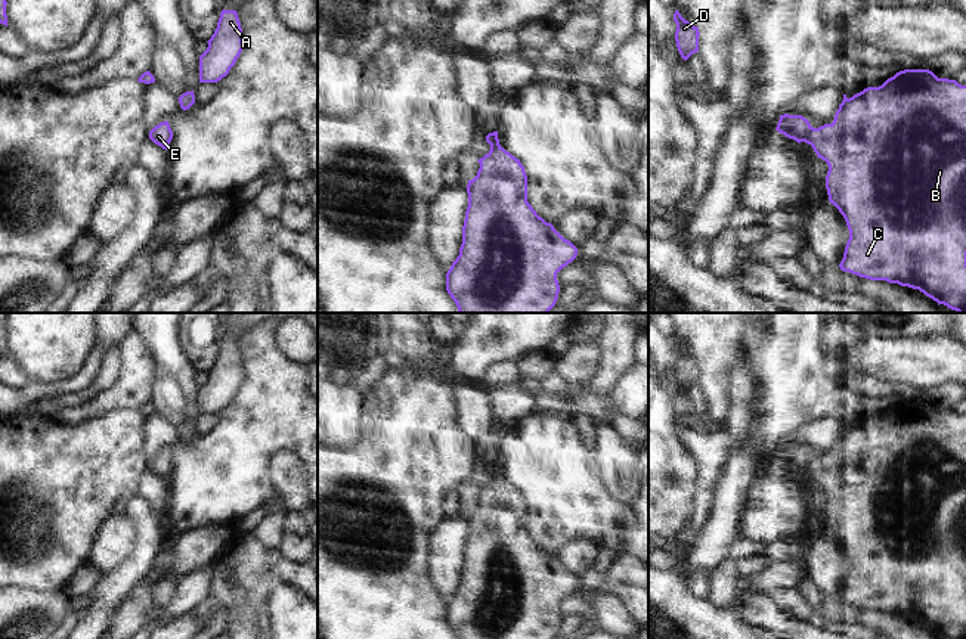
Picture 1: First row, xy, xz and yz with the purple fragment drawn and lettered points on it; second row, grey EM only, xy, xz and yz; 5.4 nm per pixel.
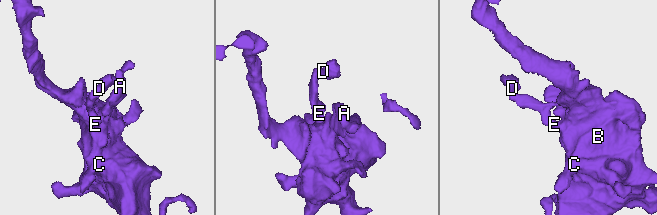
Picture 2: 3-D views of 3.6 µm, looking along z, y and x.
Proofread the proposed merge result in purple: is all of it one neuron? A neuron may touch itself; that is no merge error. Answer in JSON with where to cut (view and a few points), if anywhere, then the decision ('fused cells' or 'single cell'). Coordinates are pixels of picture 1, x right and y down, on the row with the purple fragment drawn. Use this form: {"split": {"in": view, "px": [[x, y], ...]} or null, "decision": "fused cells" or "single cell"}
{"split": null, "decision": "single cell"}

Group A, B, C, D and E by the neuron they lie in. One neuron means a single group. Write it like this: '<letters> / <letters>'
A B C D E

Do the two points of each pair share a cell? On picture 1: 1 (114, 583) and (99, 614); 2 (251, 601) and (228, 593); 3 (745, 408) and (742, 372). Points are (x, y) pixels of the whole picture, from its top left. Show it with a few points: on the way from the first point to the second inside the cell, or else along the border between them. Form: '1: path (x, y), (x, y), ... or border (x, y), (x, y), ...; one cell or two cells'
1: path (111, 591), (105, 596), (102, 607); one cell
2: border (254, 585), (237, 607), (237, 614), (228, 623); two cells
3: path (742, 399), (742, 381); one cell

